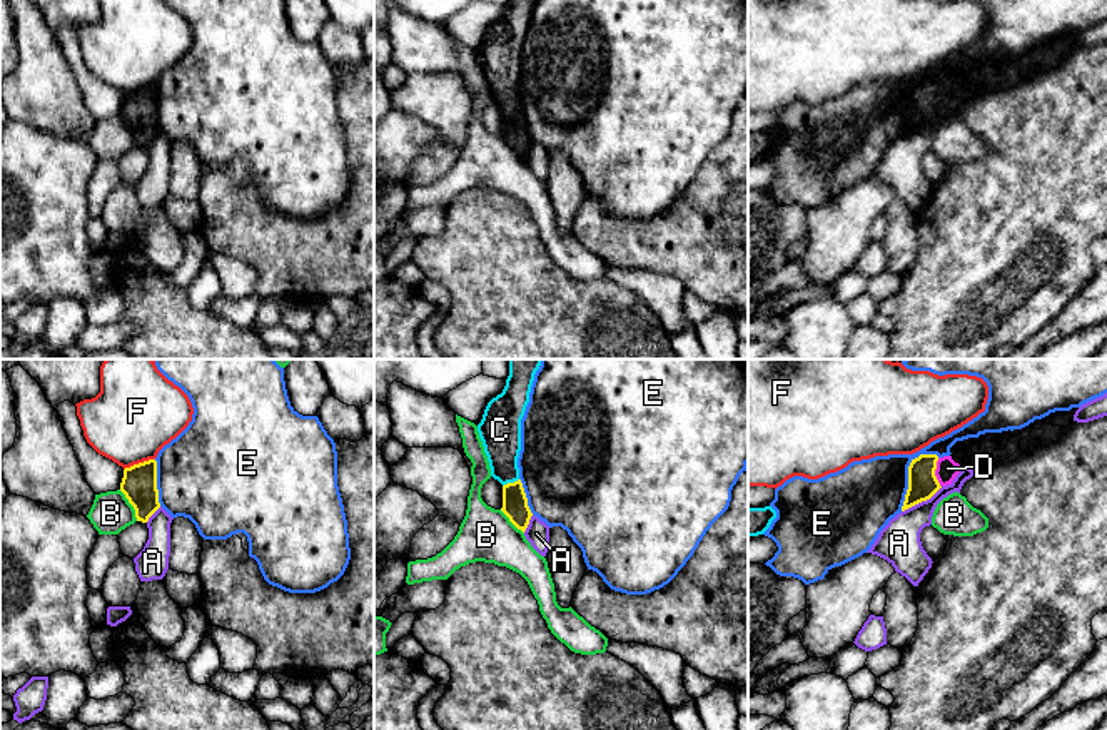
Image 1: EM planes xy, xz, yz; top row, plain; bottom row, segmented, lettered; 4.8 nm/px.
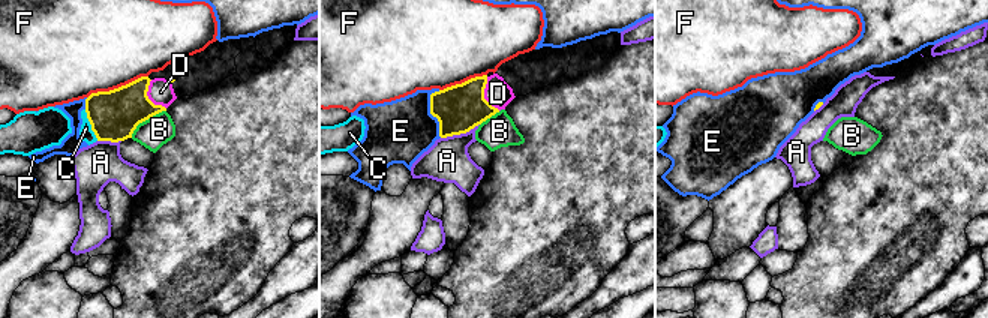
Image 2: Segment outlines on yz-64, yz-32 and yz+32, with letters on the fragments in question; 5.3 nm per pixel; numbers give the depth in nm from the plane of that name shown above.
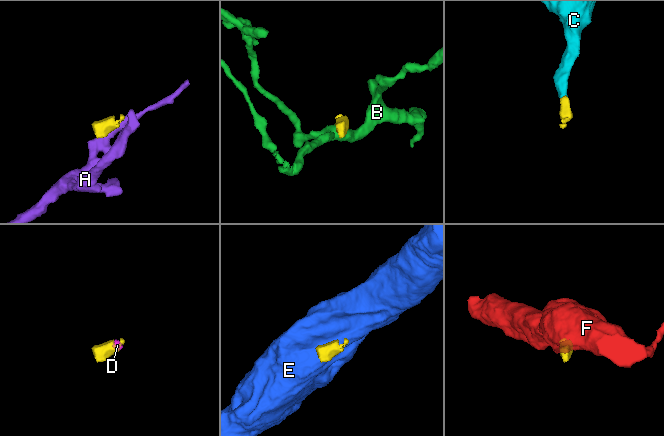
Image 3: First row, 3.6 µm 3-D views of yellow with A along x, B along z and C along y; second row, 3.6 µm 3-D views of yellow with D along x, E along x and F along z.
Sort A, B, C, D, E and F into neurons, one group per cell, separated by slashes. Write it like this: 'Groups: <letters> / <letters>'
Groups: A / B / C D / E / F

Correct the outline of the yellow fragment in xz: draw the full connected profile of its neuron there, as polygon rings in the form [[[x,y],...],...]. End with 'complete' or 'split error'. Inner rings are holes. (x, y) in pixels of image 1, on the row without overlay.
[[[509,0],[501,20],[493,23],[478,50],[491,102],[503,110],[501,137],[526,157],[533,142],[519,105],[521,45],[529,28],[534,0]]] | split error

